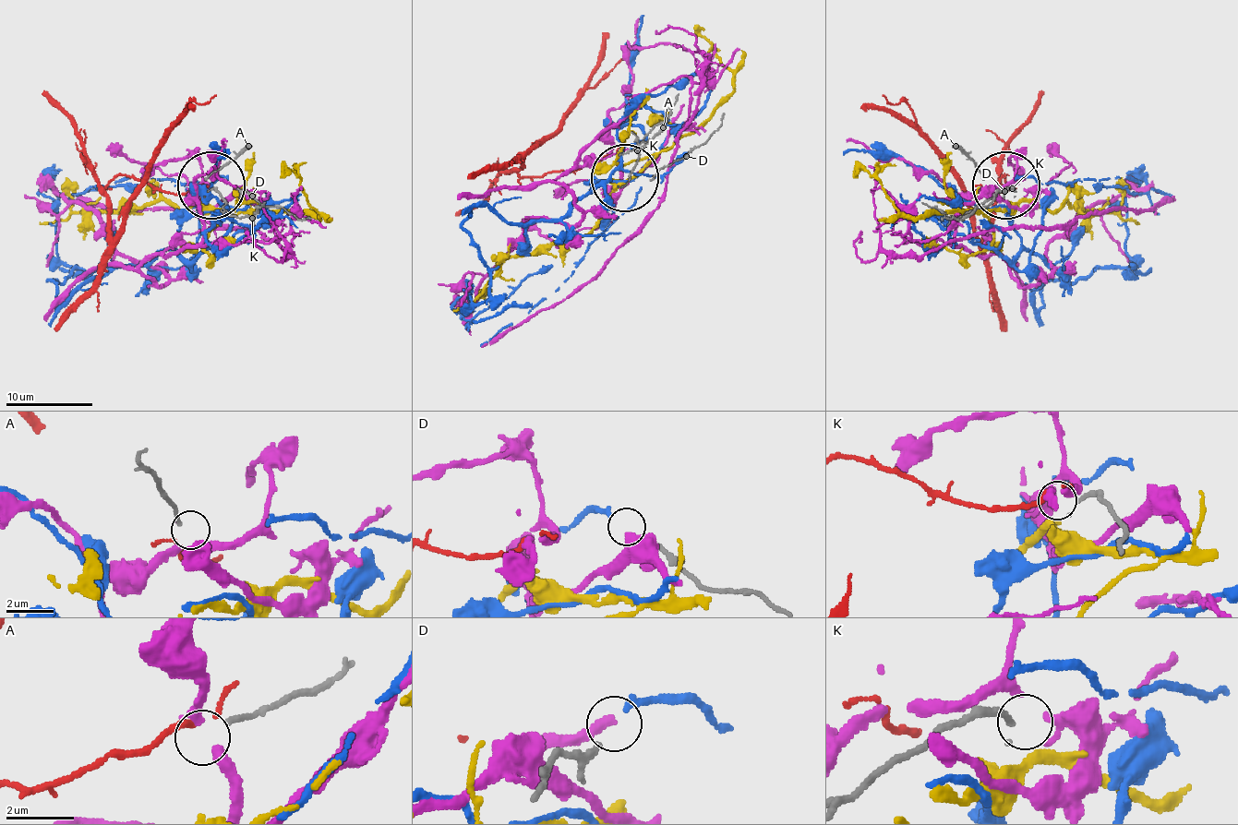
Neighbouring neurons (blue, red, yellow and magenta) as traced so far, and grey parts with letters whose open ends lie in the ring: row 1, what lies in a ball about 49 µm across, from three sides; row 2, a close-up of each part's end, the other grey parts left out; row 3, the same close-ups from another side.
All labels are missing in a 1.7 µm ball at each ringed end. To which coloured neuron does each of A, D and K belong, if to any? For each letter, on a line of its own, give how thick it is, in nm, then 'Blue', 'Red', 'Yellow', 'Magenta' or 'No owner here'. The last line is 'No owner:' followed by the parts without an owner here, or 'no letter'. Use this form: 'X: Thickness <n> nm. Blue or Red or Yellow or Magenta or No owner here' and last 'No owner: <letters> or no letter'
A: Thickness 150 nm. Red
D: Thickness 150 nm. Blue
K: Thickness 130 nm. No owner here
No owner: K

